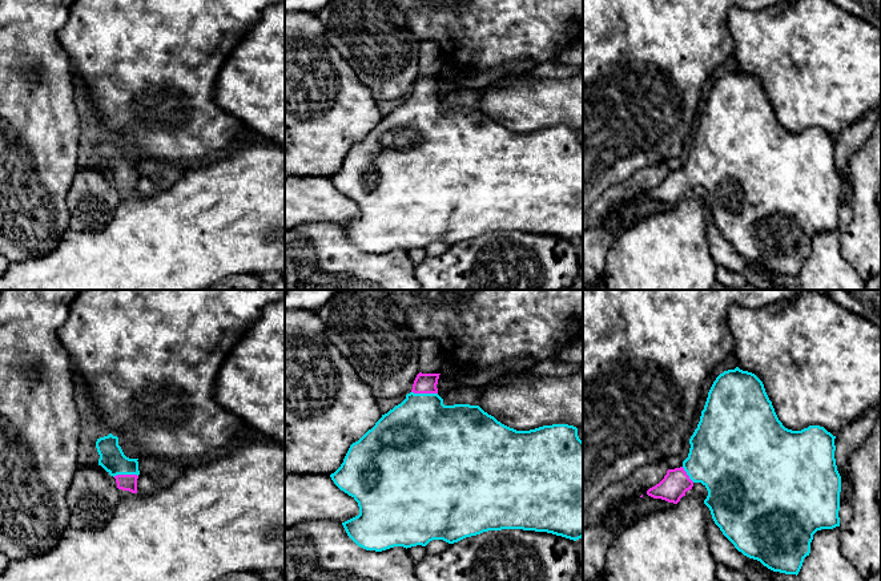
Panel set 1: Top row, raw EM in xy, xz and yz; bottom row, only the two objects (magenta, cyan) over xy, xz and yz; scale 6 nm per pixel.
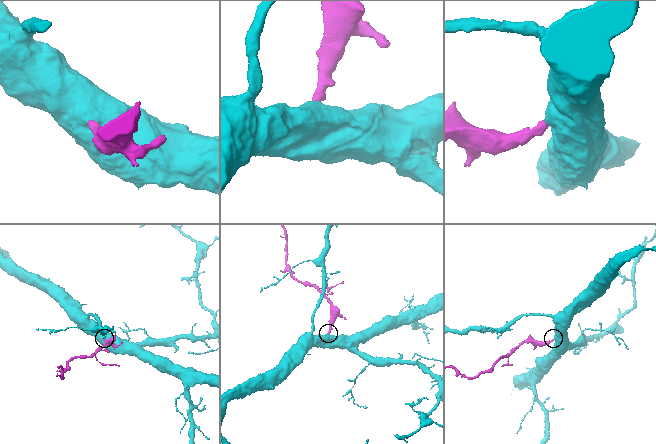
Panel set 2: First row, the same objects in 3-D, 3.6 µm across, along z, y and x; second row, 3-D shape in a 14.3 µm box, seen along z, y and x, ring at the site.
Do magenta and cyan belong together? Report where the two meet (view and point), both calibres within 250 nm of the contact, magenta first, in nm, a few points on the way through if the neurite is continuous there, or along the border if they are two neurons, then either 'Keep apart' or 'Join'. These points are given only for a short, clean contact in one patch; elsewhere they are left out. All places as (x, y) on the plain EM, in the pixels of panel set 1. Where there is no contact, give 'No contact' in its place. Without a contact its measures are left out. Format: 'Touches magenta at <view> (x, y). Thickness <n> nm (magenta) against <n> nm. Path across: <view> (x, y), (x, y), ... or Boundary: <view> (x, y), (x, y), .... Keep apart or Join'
Touches magenta at xz (425, 95). Thickness 130 nm (magenta) against 440 nm. Path across: xz (425, 85), (425, 95), (421, 136). Join

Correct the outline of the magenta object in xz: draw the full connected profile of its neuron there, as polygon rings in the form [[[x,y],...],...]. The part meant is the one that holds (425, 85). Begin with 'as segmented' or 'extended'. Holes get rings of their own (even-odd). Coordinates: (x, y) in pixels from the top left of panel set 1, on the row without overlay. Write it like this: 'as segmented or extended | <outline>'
extended | [[[419,74],[406,101],[353,145],[341,169],[330,177],[334,186],[359,209],[358,218],[342,225],[347,238],[358,249],[375,254],[394,249],[426,249],[433,242],[454,246],[502,231],[547,234],[574,243],[582,241],[583,144],[578,130],[552,126],[516,133],[479,108],[444,108],[437,90],[439,77]]]

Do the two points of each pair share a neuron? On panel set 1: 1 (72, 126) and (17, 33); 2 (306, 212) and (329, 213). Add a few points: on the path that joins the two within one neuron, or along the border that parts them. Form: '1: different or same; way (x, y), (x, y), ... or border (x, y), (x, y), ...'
1: same; way (49, 104), (17, 72), (17, 56)
2: same; way (312, 212), (324, 212)

